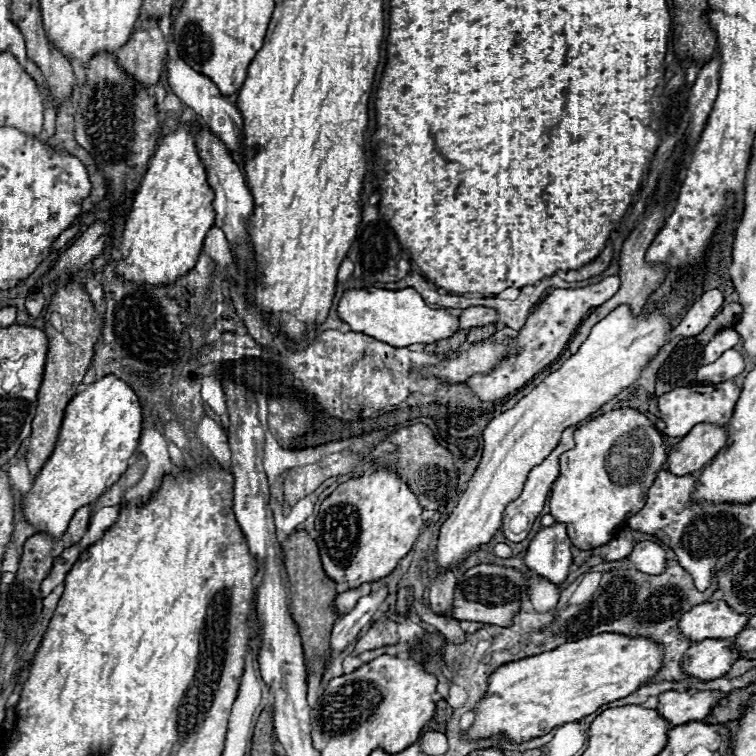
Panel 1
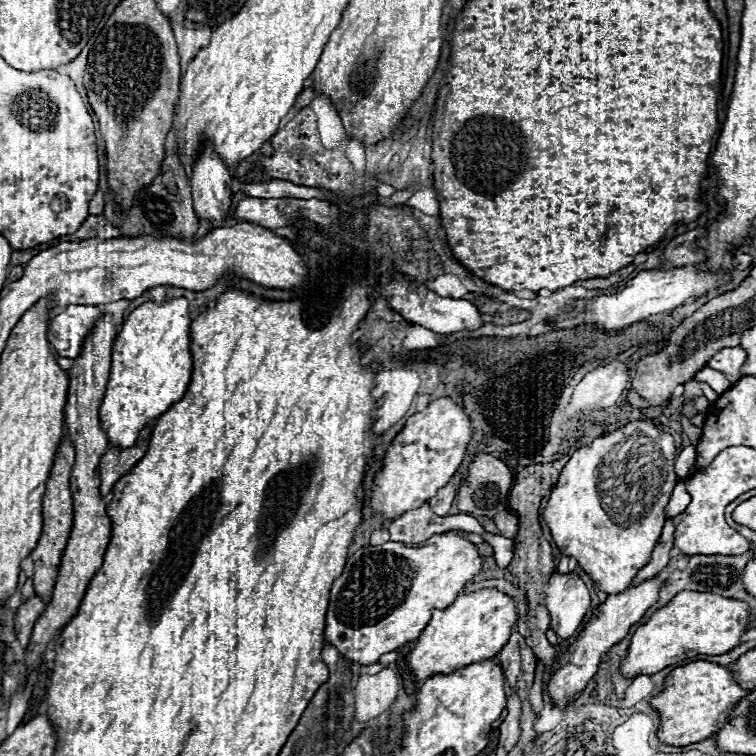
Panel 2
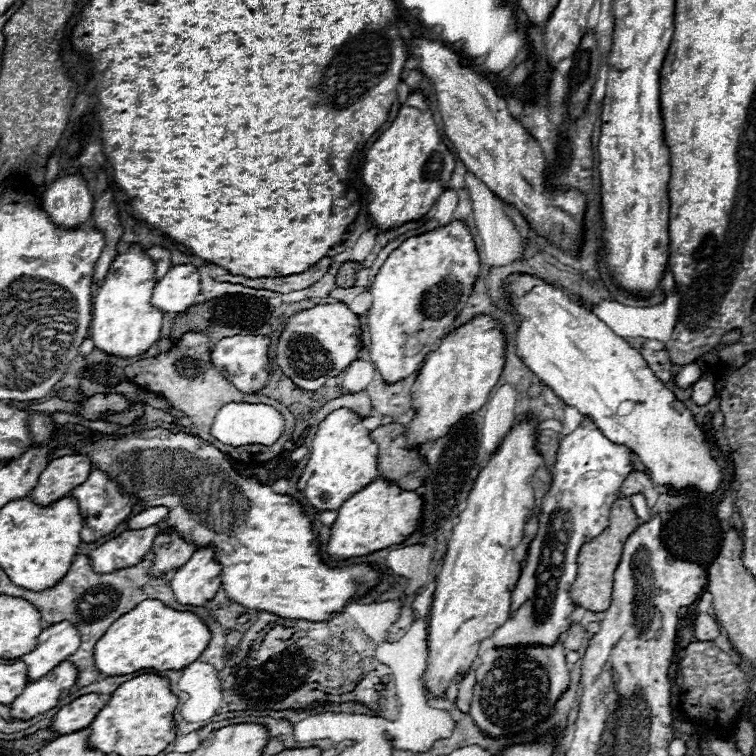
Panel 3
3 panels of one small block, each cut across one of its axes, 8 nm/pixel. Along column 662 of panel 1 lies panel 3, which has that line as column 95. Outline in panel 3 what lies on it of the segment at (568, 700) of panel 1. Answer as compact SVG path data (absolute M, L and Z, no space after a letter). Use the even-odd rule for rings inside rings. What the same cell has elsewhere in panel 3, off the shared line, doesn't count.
M144 600L120 616L98 640L94 650L96 668L104 676L122 676L142 668L182 670L184 666L198 660L198 656L208 648L210 638L210 628L194 612L172 610L160 600Z

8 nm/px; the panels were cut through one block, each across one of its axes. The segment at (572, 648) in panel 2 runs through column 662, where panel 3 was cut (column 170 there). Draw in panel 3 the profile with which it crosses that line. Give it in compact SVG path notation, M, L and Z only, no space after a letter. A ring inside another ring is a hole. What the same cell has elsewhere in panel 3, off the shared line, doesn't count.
M204 546L176 570L174 578L170 580L170 588L180 604L200 606L216 596L222 586L222 566L214 554L216 552L212 546Z

